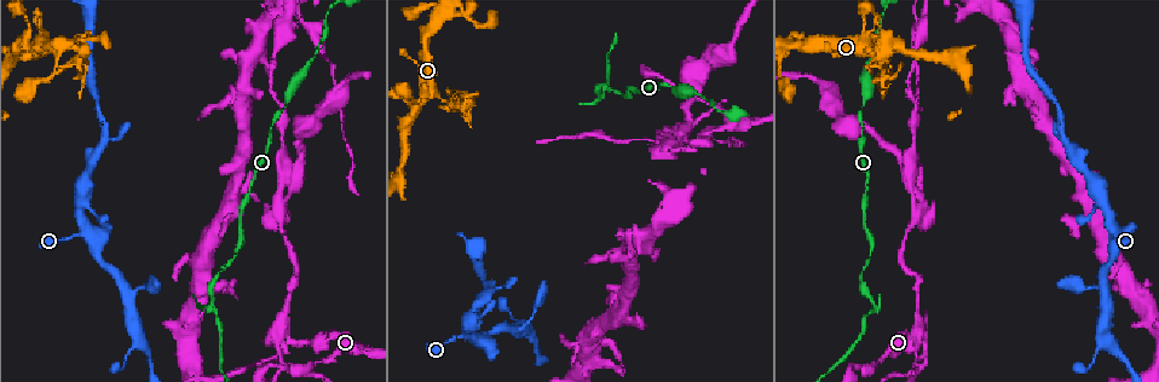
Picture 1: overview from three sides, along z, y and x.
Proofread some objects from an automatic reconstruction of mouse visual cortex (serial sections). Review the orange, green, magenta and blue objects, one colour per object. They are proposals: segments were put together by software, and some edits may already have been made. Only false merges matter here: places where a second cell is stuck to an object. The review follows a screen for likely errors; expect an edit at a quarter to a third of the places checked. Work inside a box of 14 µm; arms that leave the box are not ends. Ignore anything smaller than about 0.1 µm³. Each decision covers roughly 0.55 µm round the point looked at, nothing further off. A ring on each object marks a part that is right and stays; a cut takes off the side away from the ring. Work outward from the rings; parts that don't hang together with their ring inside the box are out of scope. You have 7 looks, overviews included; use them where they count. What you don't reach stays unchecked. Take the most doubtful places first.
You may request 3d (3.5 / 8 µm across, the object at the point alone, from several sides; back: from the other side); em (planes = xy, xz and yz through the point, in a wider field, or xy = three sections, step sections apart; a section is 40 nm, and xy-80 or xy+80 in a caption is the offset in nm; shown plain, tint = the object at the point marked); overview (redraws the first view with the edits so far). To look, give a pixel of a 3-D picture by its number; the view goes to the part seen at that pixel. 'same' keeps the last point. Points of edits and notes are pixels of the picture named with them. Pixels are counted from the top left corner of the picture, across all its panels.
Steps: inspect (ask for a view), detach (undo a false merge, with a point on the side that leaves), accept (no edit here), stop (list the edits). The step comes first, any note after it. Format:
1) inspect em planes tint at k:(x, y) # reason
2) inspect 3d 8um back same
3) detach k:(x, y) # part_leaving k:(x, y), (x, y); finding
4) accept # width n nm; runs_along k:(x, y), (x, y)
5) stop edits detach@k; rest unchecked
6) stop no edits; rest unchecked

inspect em xy step 3 tint at 1:(687, 149) # thick turns thin

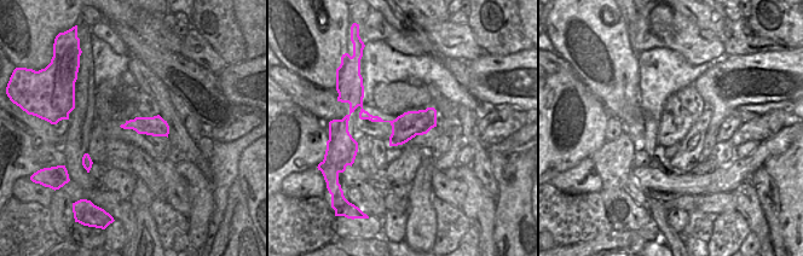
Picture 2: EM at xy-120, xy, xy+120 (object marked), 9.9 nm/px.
inspect 3d 3.5um back same

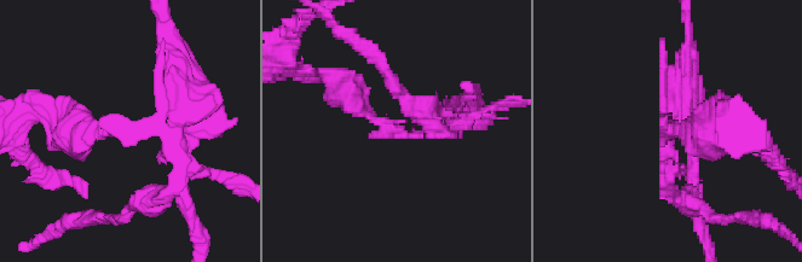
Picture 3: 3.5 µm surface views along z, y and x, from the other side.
detach 3:(681, 97) # arm_widths 100, 150, 350 nm; part_leaving 3:(140, 124), (182, 95), (166, 28); two cells meet here

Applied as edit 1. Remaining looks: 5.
inspect 3d 8um back at 1:(456, 101) # abrupt turn

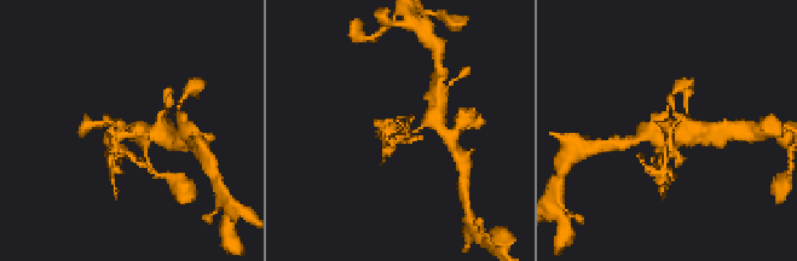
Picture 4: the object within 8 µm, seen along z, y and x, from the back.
inspect 3d 3.5um back at 4:(131, 131) # closer look

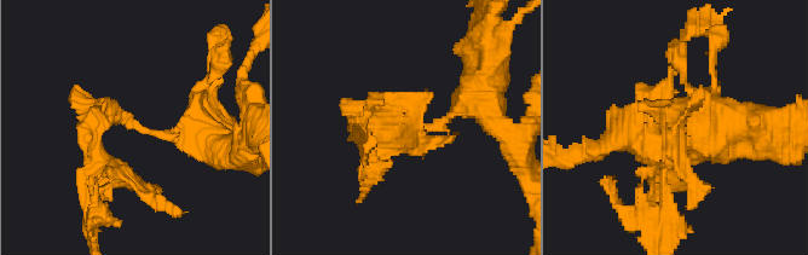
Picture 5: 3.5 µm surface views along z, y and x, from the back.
inspect em xy step 1 tint at 5:(139, 131) # need the tissue

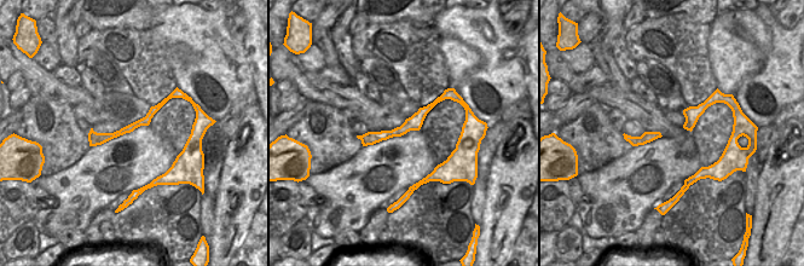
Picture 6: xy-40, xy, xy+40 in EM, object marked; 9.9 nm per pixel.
detach 5:(398, 126) # part_leaving 5:(416, 127), (371, 137); a second cell is stuck on

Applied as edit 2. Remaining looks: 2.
inspect 3d 8um at 1:(78, 38) # abrupt turn

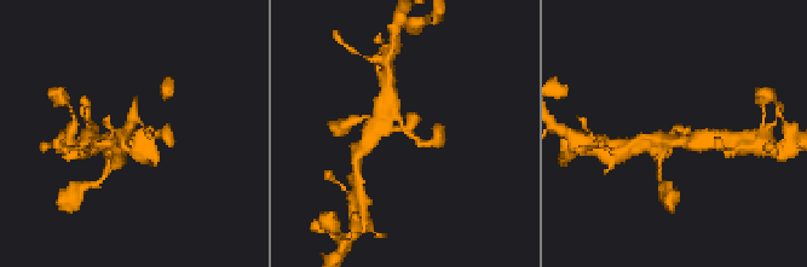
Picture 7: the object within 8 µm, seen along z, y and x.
inspect em xy step 5 tint at 7:(403, 131)

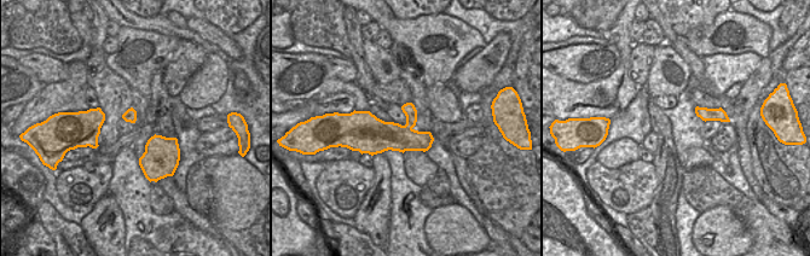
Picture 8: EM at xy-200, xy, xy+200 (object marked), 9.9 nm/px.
accept # runs_along 7:(375, 129), (403, 129), (422, 143), (438, 138); all the same cell

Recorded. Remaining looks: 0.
stop edits detach@3, detach@5; rest unchecked

